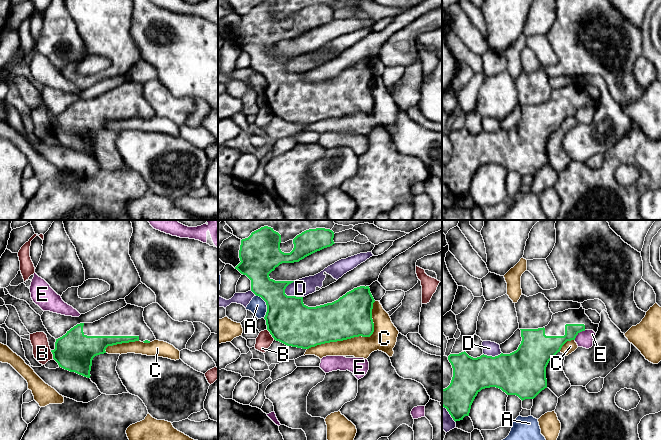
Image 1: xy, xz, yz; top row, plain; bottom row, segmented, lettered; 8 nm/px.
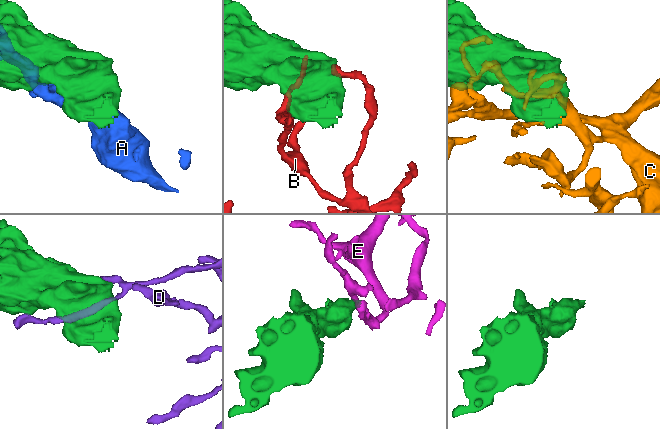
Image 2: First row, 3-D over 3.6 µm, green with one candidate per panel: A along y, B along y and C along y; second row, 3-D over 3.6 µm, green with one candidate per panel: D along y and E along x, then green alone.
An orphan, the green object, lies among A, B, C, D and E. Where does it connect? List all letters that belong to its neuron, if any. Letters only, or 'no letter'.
no letter

